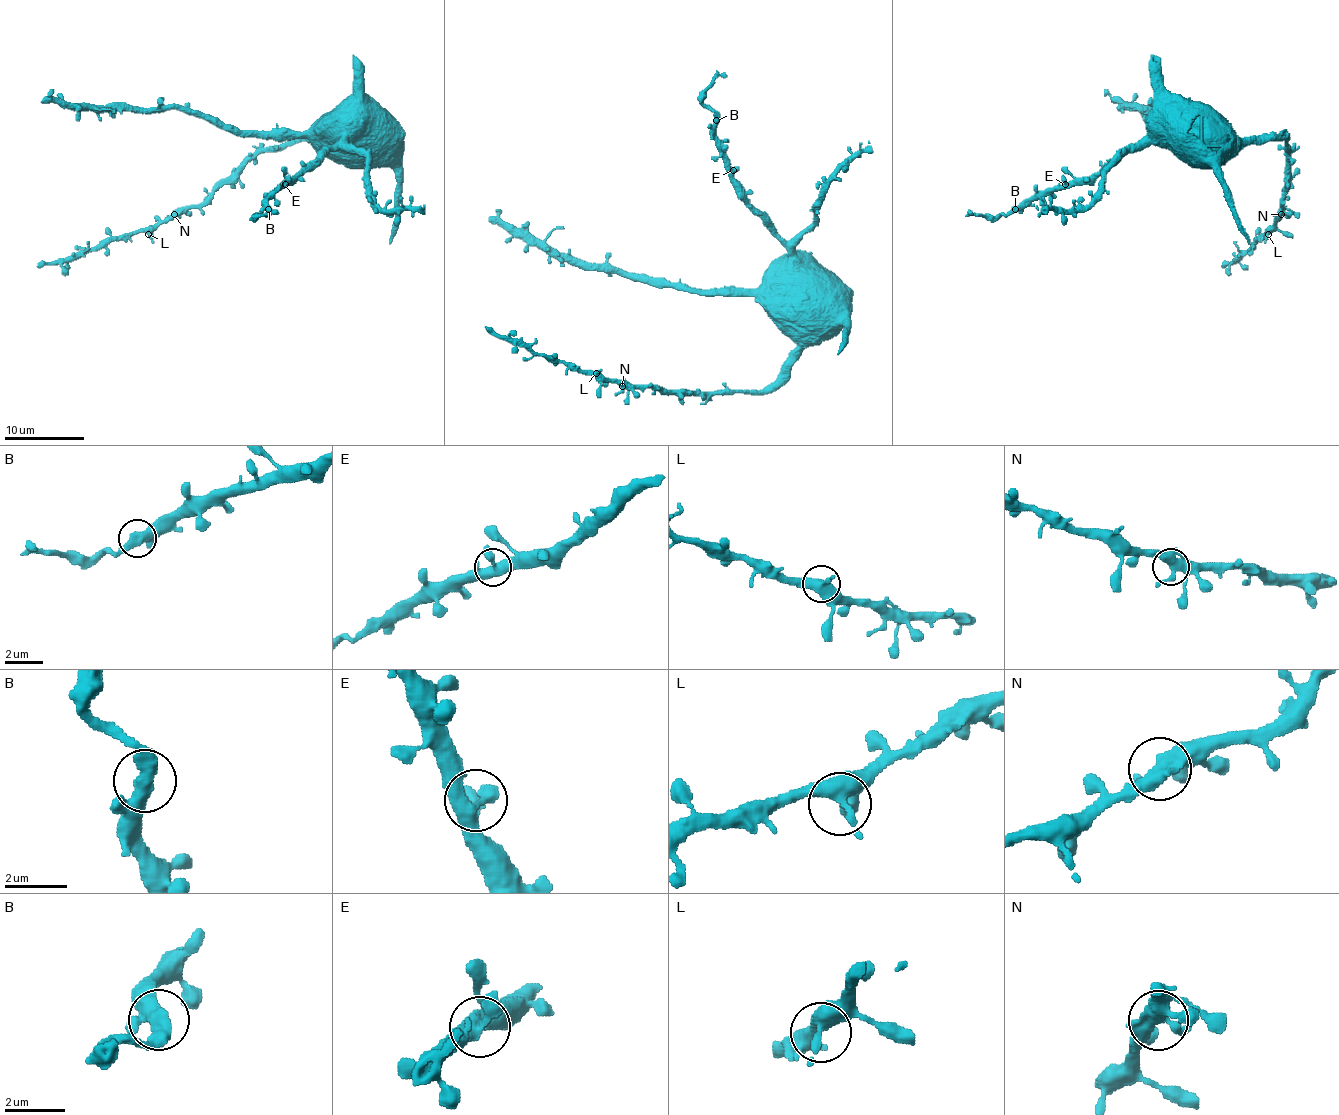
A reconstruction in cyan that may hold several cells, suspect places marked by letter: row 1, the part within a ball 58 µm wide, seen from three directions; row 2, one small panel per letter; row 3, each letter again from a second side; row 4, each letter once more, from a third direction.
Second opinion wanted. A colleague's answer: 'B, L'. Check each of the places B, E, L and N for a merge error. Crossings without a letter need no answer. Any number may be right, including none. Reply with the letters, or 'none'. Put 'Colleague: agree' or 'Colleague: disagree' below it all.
B
Colleague: disagree

